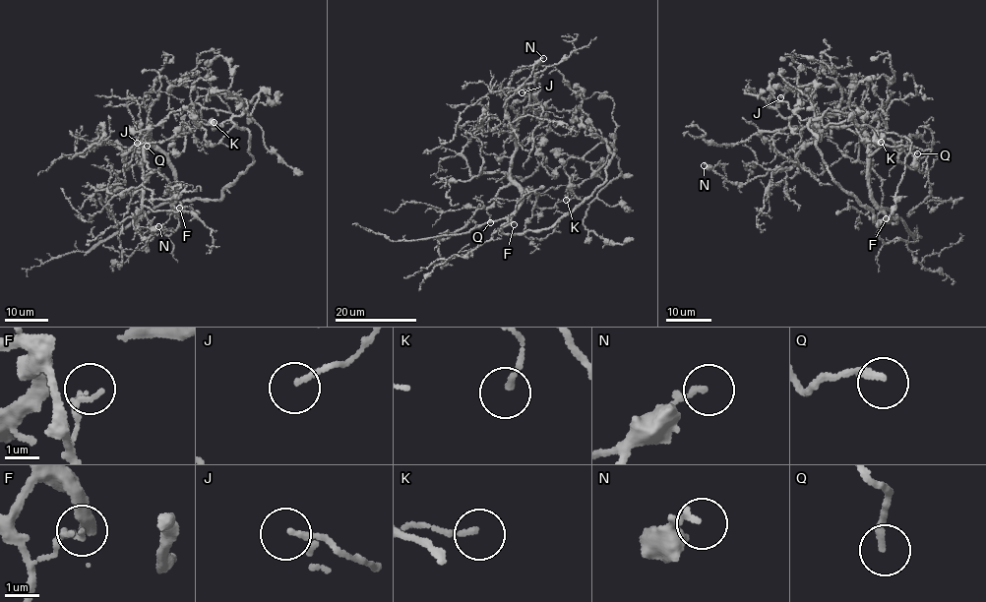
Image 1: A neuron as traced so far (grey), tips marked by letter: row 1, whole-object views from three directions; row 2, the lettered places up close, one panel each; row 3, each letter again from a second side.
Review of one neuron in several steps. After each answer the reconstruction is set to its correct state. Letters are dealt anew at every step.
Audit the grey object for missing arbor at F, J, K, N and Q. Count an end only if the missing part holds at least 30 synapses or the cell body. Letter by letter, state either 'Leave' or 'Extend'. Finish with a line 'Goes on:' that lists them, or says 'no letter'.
F: Leave
J: Leave
K: Leave
N: Leave
Q: Extend
Goes on: Q

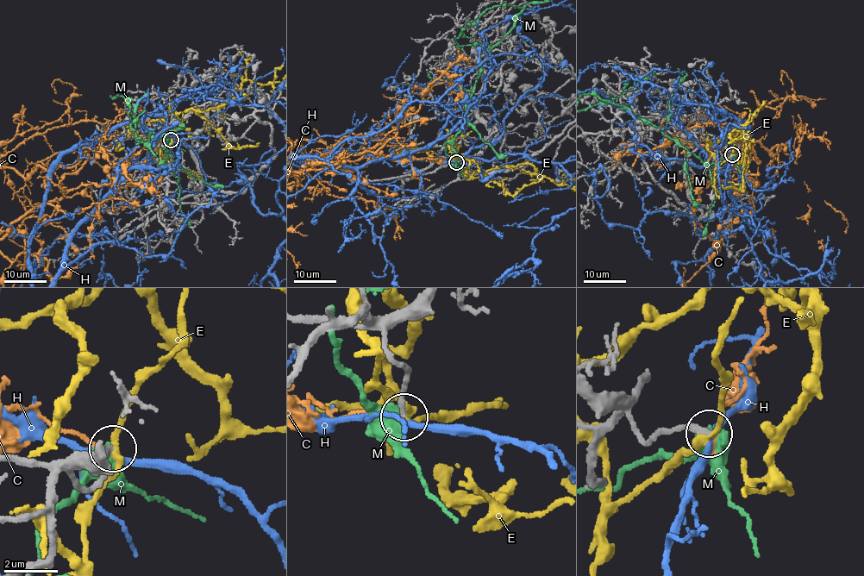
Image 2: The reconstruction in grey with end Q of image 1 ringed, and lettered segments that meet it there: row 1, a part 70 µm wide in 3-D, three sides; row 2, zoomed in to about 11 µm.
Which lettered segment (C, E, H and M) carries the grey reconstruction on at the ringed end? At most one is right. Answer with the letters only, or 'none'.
none

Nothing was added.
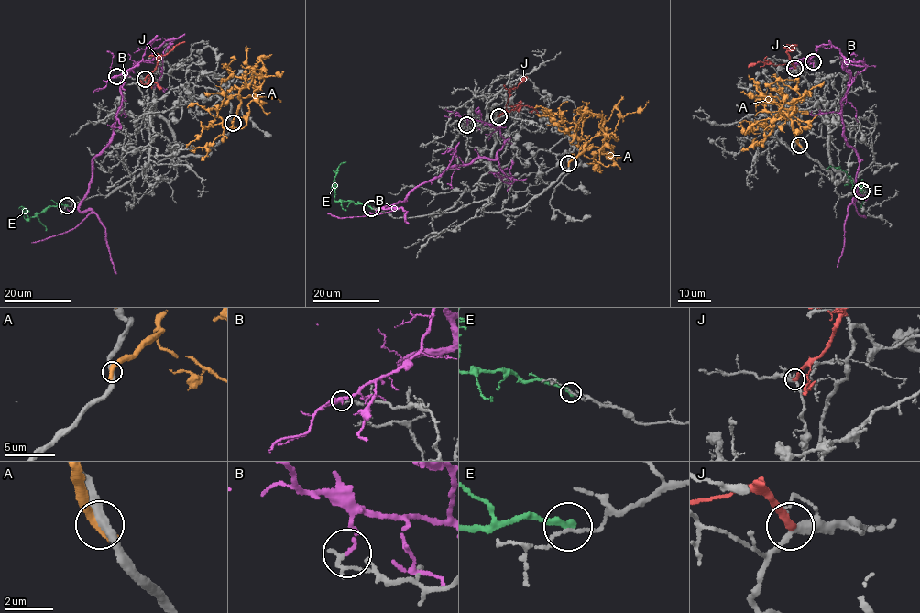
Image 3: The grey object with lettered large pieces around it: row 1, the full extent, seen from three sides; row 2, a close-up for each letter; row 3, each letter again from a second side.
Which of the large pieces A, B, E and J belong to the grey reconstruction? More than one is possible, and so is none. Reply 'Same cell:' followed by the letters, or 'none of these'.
Same cell: none of these

